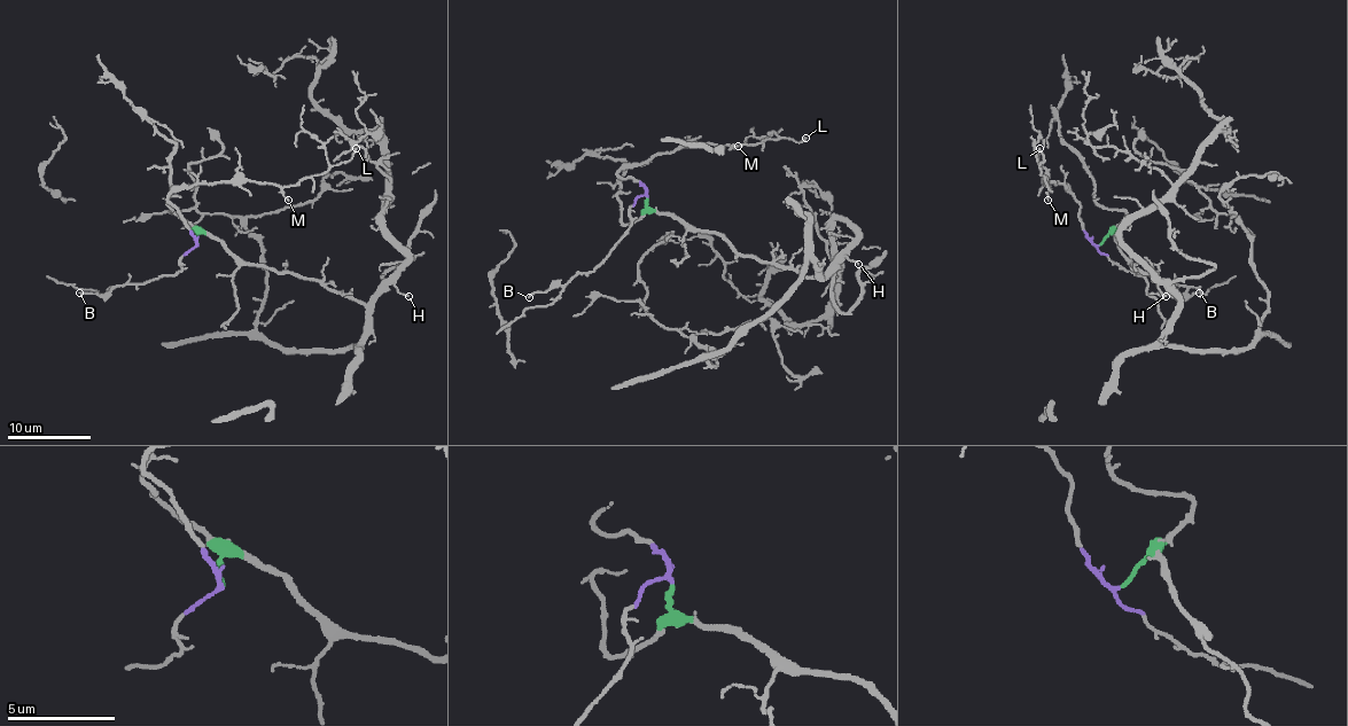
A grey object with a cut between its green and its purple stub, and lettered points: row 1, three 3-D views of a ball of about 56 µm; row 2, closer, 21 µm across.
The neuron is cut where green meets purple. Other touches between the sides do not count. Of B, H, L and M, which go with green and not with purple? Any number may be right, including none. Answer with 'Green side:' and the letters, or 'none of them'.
Green side: H

